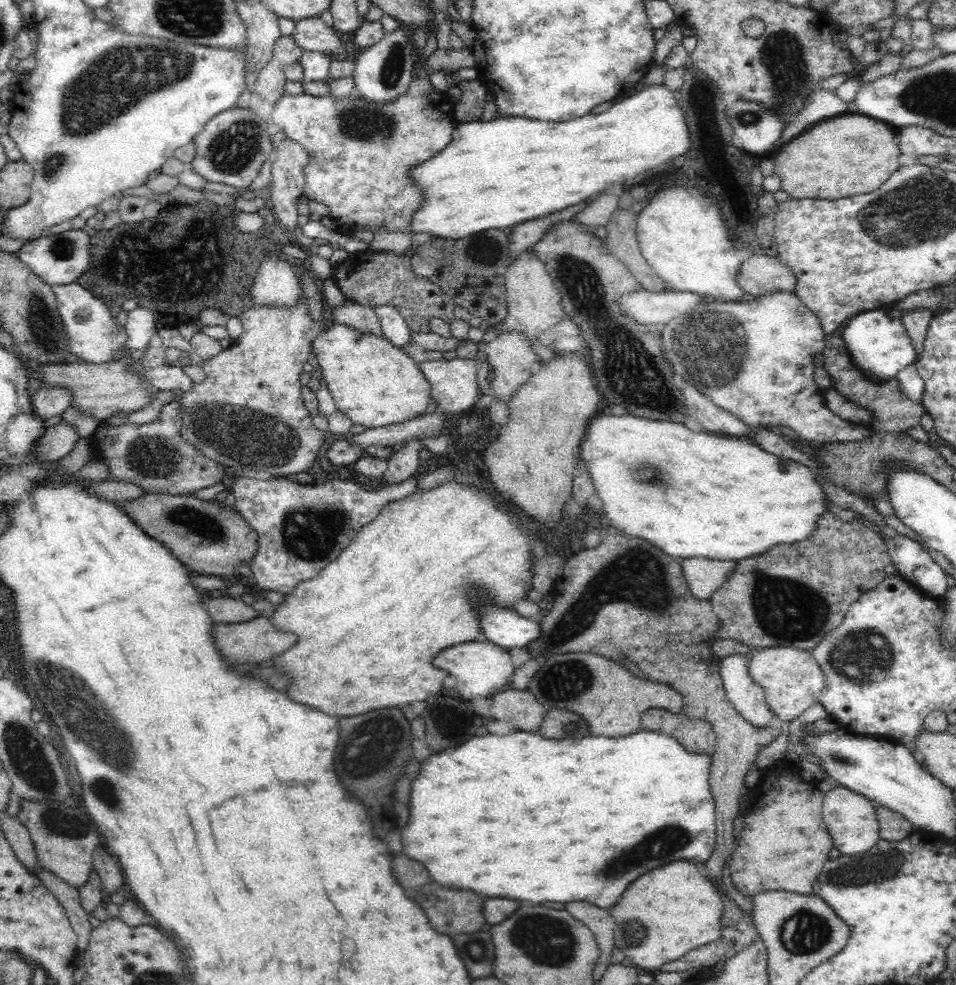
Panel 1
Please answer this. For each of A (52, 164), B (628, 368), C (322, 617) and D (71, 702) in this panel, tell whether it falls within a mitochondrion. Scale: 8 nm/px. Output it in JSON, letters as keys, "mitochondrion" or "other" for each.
{"A":"mitochondrion","B":"mitochondrion","C":"other","D":"mitochondrion"}

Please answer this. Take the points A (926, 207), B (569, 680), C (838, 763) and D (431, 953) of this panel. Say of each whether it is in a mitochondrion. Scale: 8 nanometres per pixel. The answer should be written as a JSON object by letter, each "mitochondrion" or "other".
{"A":"mitochondrion","B":"mitochondrion","C":"mitochondrion","D":"other"}

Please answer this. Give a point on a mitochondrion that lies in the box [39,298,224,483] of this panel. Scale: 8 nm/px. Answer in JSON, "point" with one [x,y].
{"point":[148,456]}

